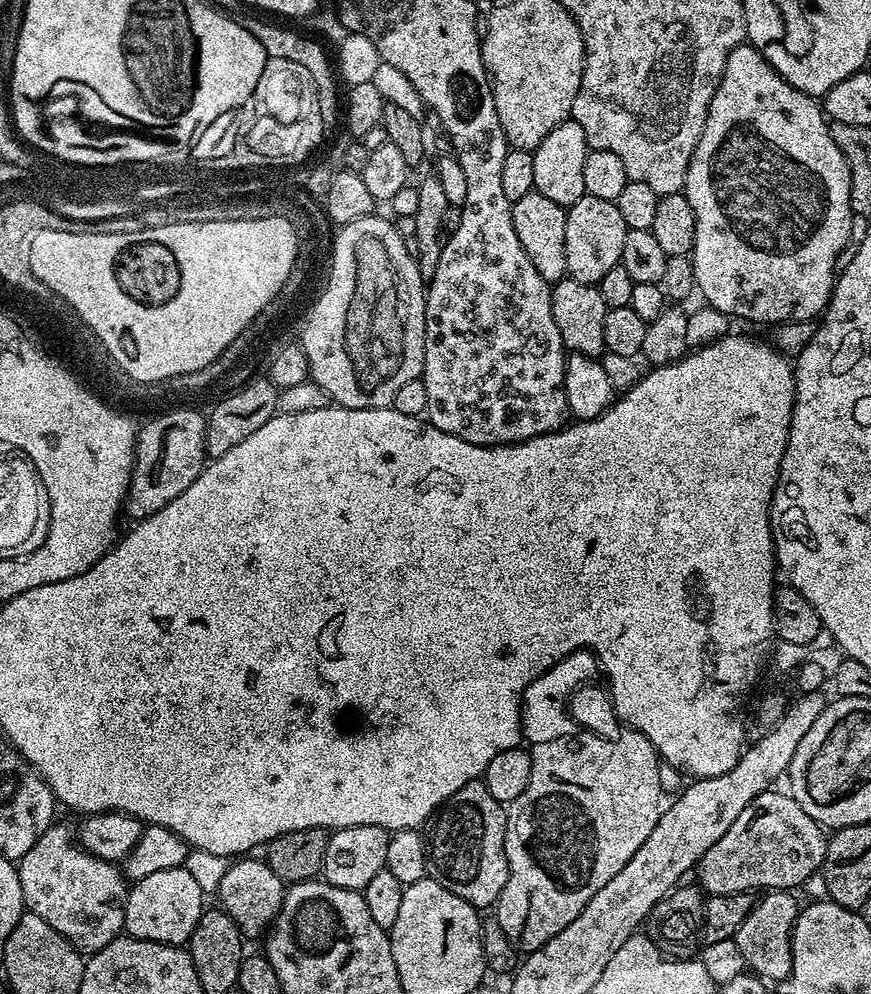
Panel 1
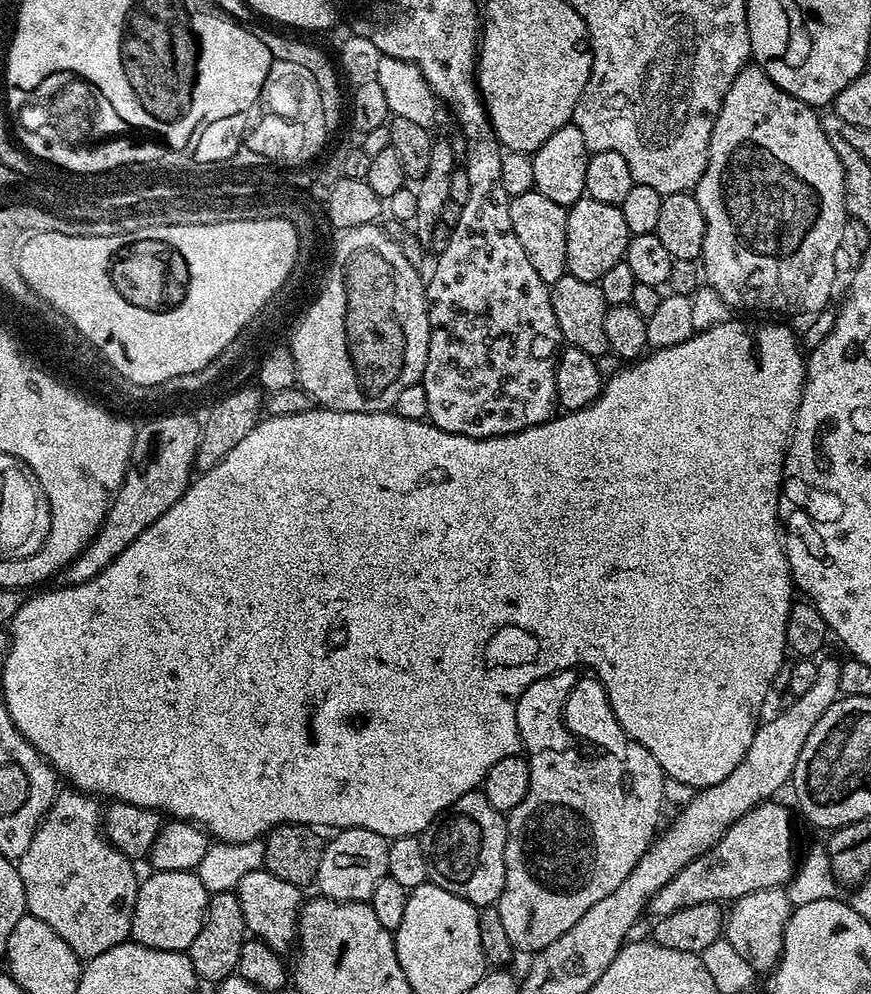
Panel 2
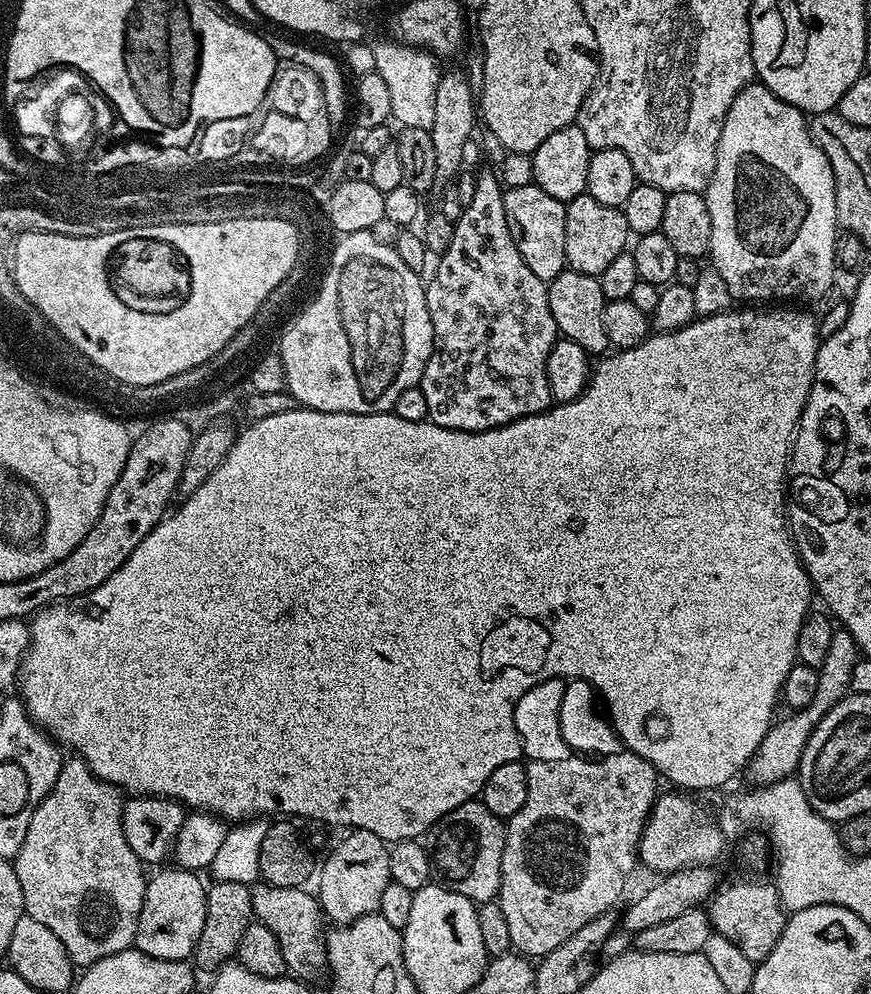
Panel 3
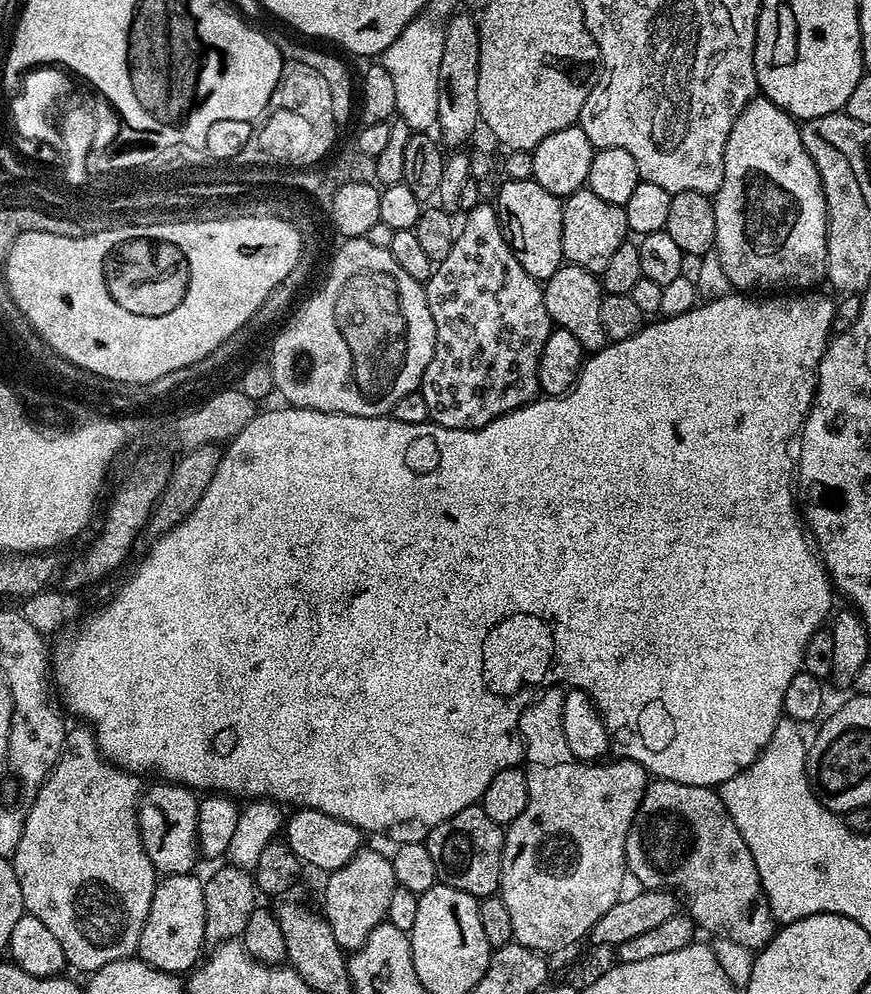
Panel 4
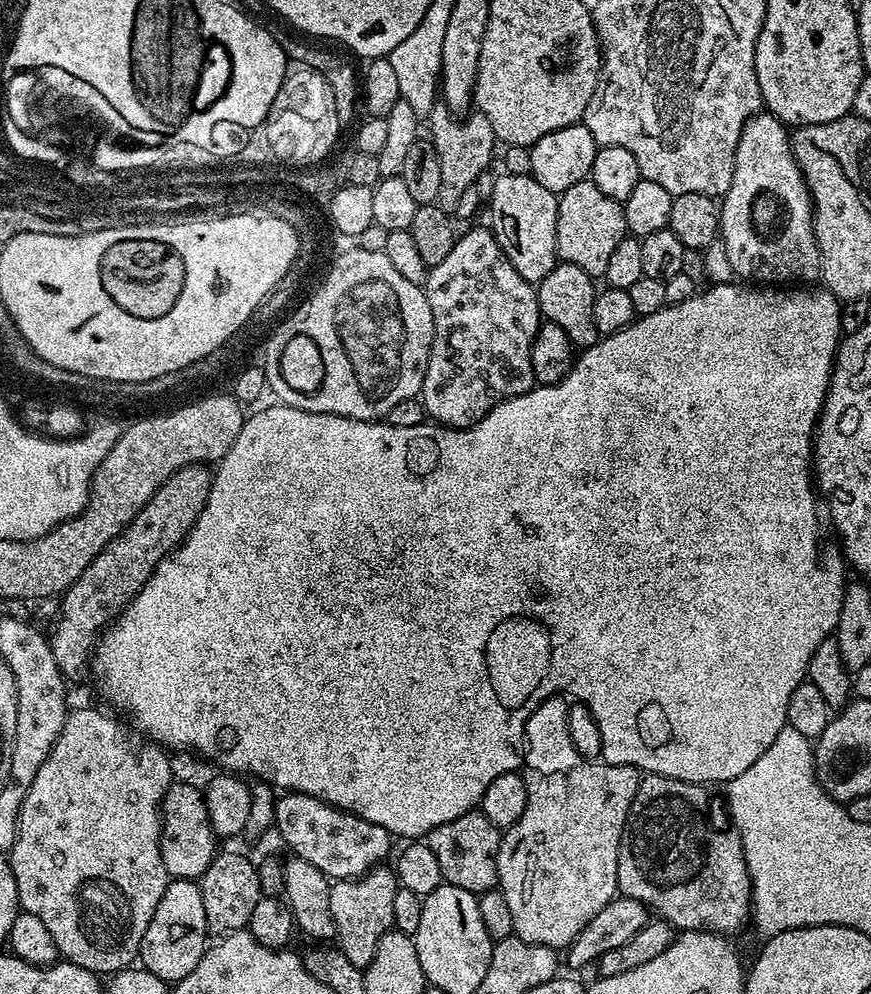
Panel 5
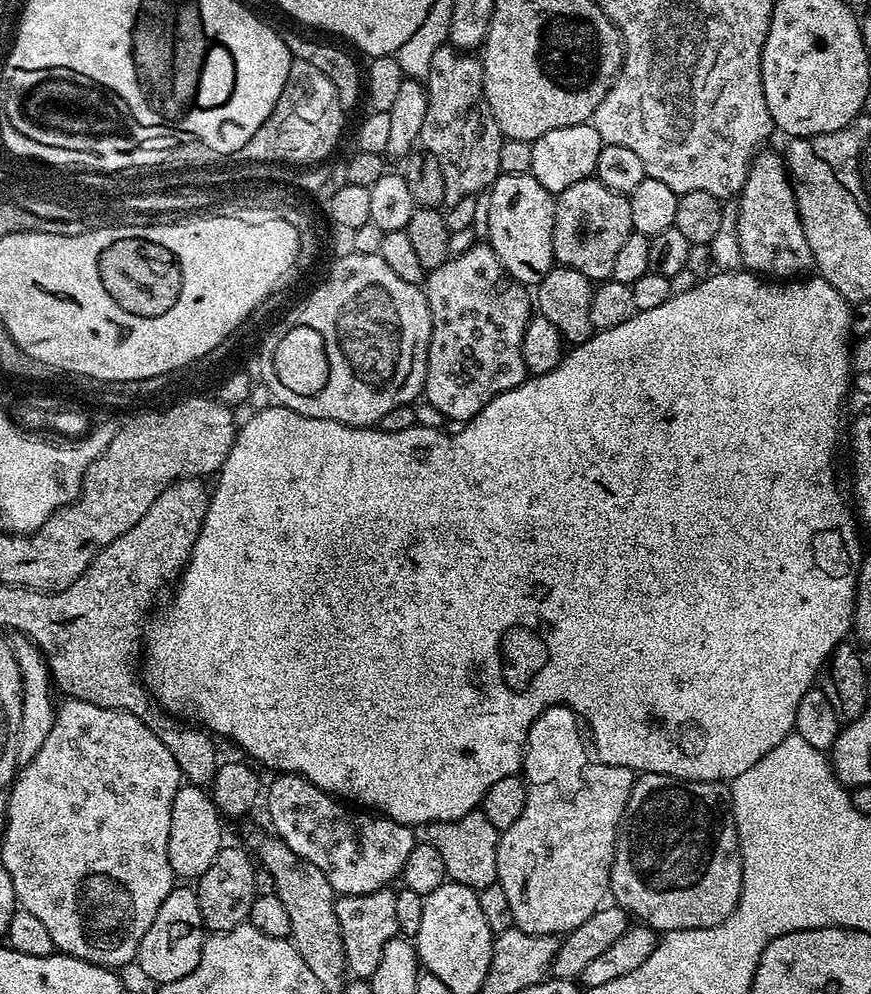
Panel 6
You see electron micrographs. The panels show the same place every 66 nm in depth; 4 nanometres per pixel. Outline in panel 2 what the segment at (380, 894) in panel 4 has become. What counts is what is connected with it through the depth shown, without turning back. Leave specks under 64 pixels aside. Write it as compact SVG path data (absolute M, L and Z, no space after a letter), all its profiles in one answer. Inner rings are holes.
M341 828L333 836L336 837L323 845L314 888L325 900L337 900L343 904L371 901L374 886L388 875L389 841L382 834L365 828Z

